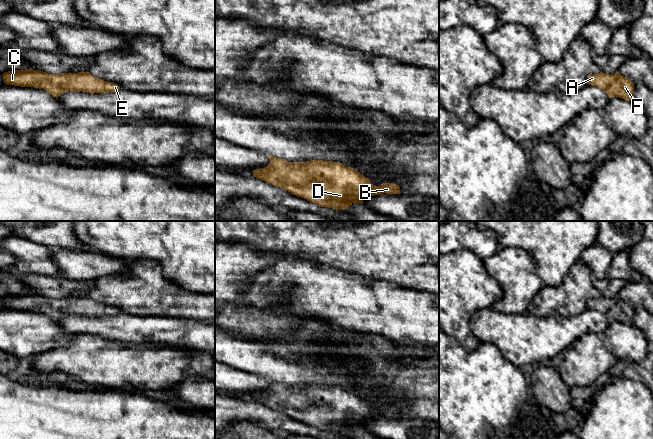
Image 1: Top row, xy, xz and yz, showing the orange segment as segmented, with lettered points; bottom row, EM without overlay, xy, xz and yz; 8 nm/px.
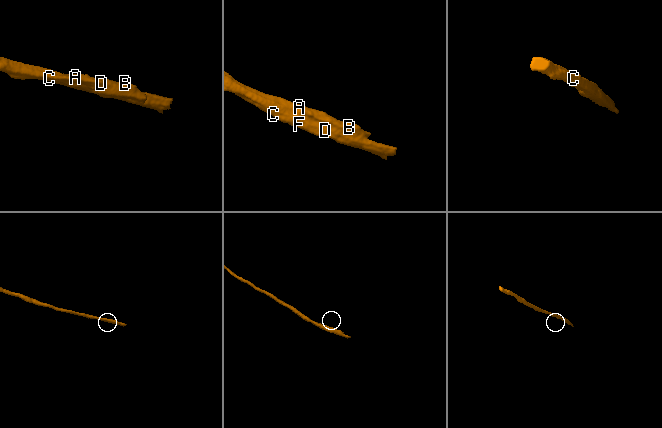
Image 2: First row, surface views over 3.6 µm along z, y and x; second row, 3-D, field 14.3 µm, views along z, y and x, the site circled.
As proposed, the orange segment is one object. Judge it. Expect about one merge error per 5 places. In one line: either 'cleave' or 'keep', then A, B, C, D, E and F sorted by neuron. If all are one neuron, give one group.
keep; groups A B C D E F

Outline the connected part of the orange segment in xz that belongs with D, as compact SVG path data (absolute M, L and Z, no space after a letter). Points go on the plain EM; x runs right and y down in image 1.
M268 378L267 381L270 387L254 394L254 401L321 431L341 434L353 427L363 428L367 420L401 418L398 409L383 407L375 410L363 398L340 386L288 386Z

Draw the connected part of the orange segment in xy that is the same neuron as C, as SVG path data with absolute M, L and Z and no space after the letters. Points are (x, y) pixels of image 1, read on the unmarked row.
M25 293L8 295L2 299L6 309L43 313L56 322L63 316L107 317L120 313L117 308L96 302L87 295L76 298L49 298L40 294Z

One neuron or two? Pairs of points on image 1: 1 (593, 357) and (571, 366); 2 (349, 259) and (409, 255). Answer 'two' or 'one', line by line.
1: one
2: one

